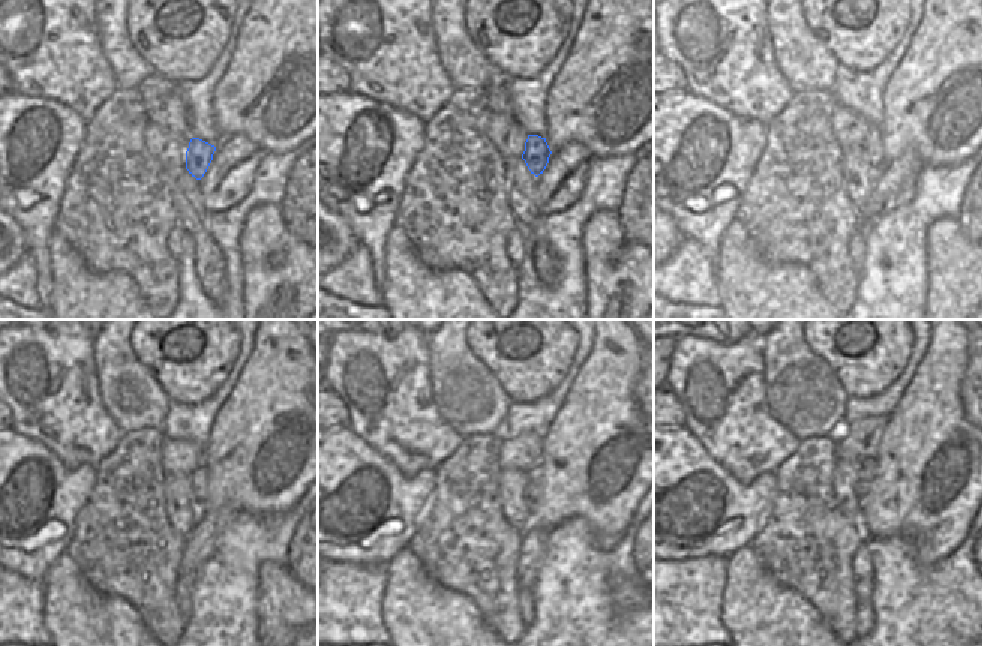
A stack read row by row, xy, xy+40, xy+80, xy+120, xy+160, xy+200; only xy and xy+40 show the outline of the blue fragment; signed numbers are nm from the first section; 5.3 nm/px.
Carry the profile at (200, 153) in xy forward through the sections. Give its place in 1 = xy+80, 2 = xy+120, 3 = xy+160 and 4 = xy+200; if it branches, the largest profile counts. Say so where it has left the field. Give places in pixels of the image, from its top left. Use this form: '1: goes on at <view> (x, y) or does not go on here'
1: goes on at xy+80 (873, 152)
2: goes on at xy+120 (200, 474)
3: goes on at xy+160 (534, 487)
4: goes on at xy+200 (867, 471)

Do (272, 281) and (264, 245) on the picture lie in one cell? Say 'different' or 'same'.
same

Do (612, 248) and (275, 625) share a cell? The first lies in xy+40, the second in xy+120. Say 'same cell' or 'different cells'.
same cell

